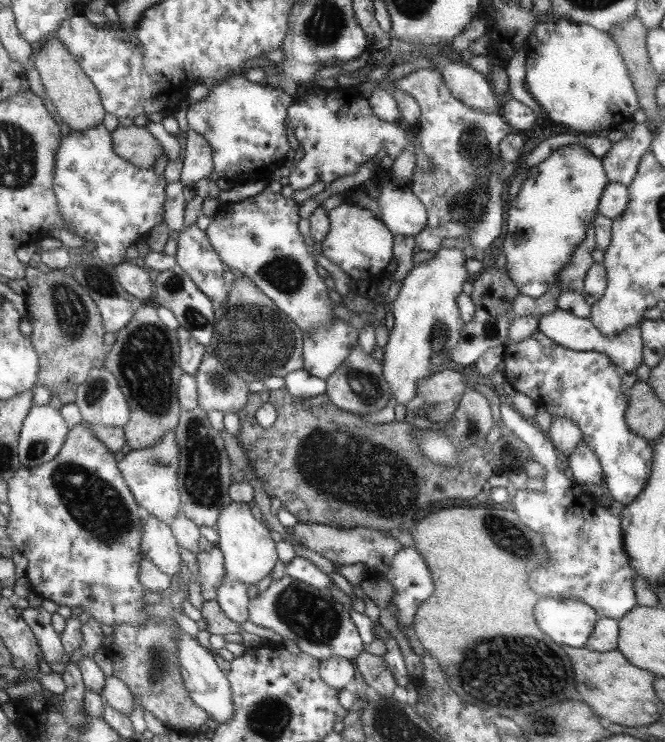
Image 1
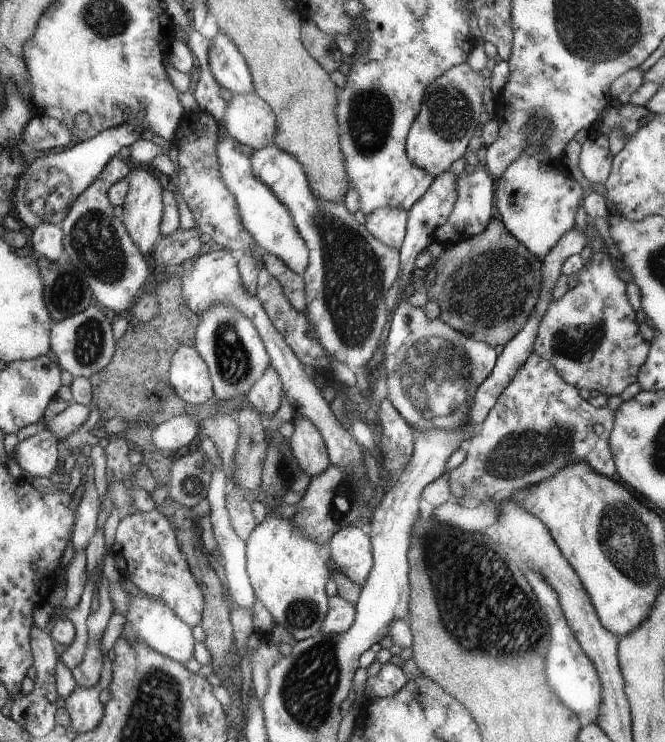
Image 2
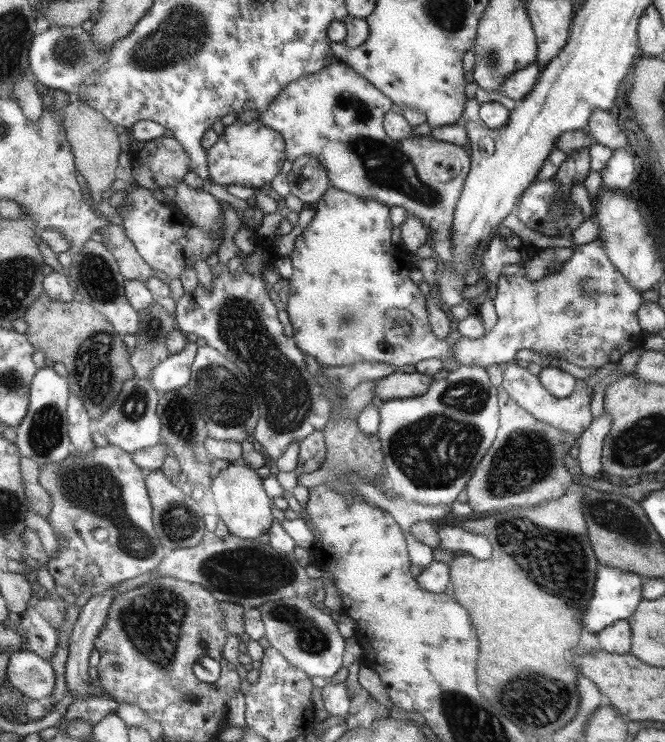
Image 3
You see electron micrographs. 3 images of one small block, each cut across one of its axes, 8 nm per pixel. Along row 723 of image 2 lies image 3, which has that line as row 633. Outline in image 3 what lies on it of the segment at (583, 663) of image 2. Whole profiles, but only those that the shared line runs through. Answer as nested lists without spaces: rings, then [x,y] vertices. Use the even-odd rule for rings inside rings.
[[[599,566],[598,568],[598,582],[594,586],[594,597],[590,600],[586,611],[582,613],[582,631],[580,634],[580,642],[578,646],[597,646],[601,648],[599,644],[599,638],[597,635],[590,632],[599,633],[607,626],[614,624],[620,620],[628,620],[634,611],[638,609],[638,604],[642,599],[642,583],[644,578],[634,574],[634,572],[621,571],[618,568],[607,568],[606,566]]]

